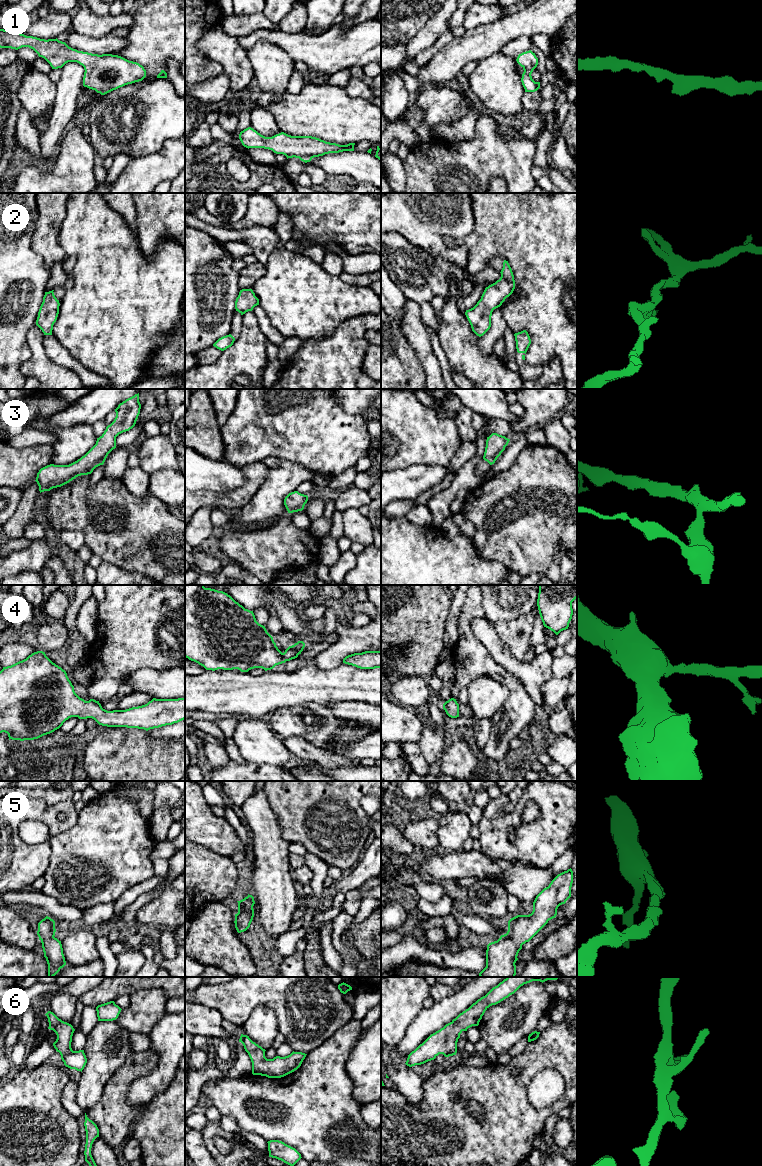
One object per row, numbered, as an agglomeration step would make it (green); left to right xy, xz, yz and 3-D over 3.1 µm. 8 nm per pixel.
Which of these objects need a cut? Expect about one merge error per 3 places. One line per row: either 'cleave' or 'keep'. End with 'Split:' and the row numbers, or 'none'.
1: keep
2: keep
3: keep
4: keep
5: keep
6: keep
Split: none

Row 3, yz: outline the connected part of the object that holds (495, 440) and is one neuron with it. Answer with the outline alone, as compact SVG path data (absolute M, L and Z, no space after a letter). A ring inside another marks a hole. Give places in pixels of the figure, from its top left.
M492 433L486 440L486 447L483 459L490 465L494 464L497 458L505 450L510 439L497 433Z

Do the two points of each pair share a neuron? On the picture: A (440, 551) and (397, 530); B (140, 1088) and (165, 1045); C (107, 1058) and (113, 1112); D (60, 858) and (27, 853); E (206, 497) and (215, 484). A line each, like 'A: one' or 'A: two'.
A: one
B: one
C: two
D: two
E: two

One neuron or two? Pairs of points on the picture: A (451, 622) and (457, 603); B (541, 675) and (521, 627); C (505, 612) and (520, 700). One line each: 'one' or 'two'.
A: one
B: two
C: two

